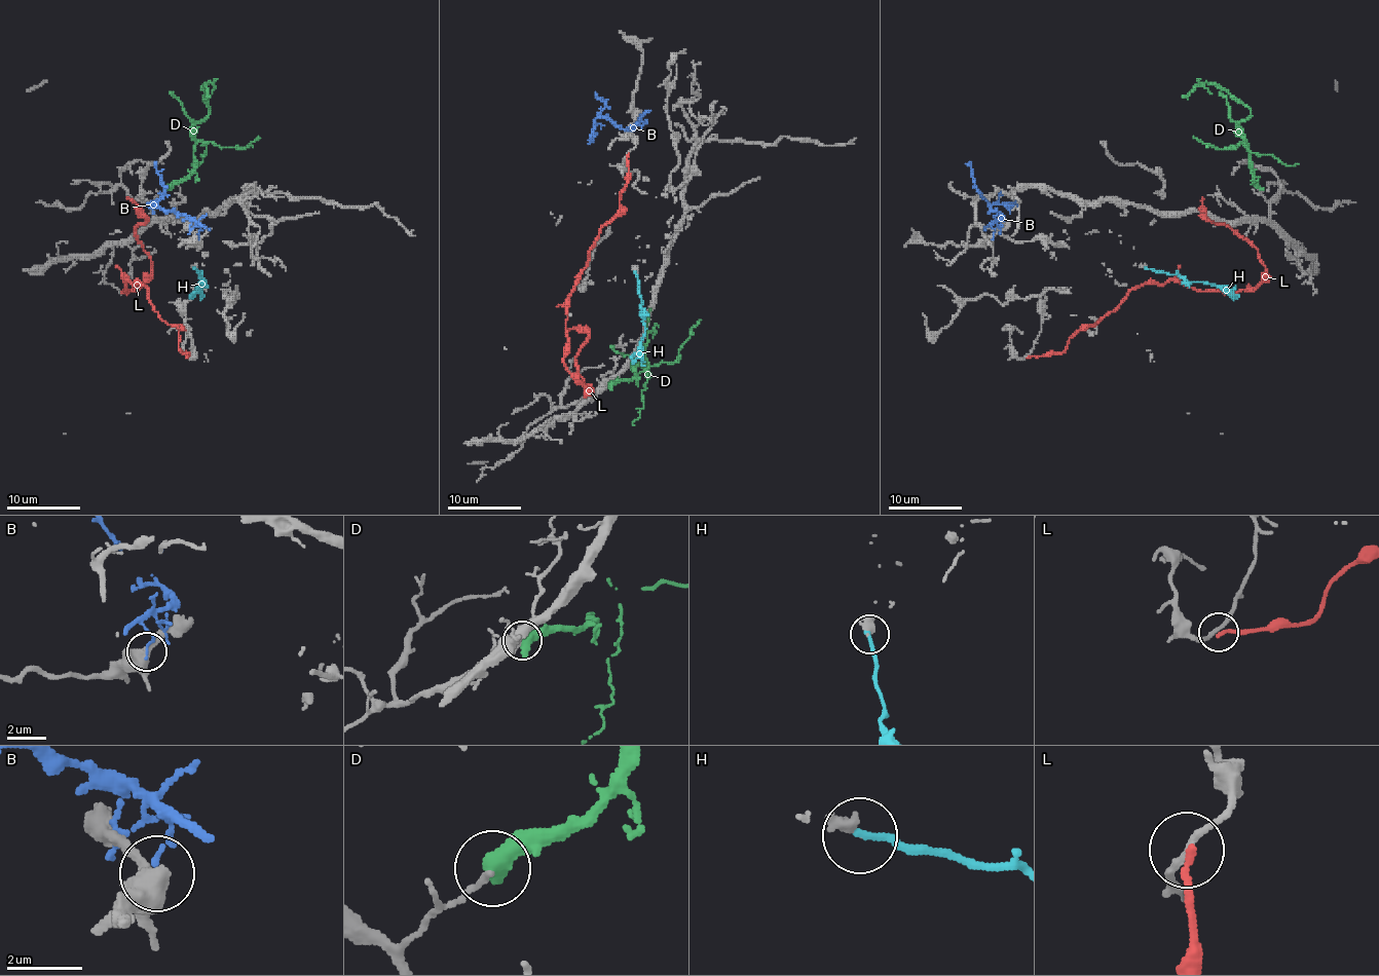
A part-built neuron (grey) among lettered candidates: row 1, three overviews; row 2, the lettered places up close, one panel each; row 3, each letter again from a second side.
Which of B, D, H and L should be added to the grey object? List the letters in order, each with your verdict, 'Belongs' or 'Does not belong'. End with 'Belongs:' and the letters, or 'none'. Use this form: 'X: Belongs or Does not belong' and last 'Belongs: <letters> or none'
B: Does not belong
D: Does not belong
H: Belongs
L: Does not belong
Belongs: H

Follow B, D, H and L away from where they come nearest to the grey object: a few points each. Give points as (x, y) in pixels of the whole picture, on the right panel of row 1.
B: (993, 235), (1002, 215), (993, 212), (976, 189), (972, 171), (965, 163)
D: (1258, 187), (1251, 167), (1249, 143), (1237, 124), (1251, 110), (1224, 89), (1207, 82), (1196, 84), (1182, 97)
H: (1147, 269), (1178, 274), (1189, 282), (1226, 286), (1239, 297)
L: (1028, 355), (1059, 353), (1080, 330), (1147, 284), (1252, 289), (1265, 272), (1258, 251), (1207, 217), (1202, 196)

